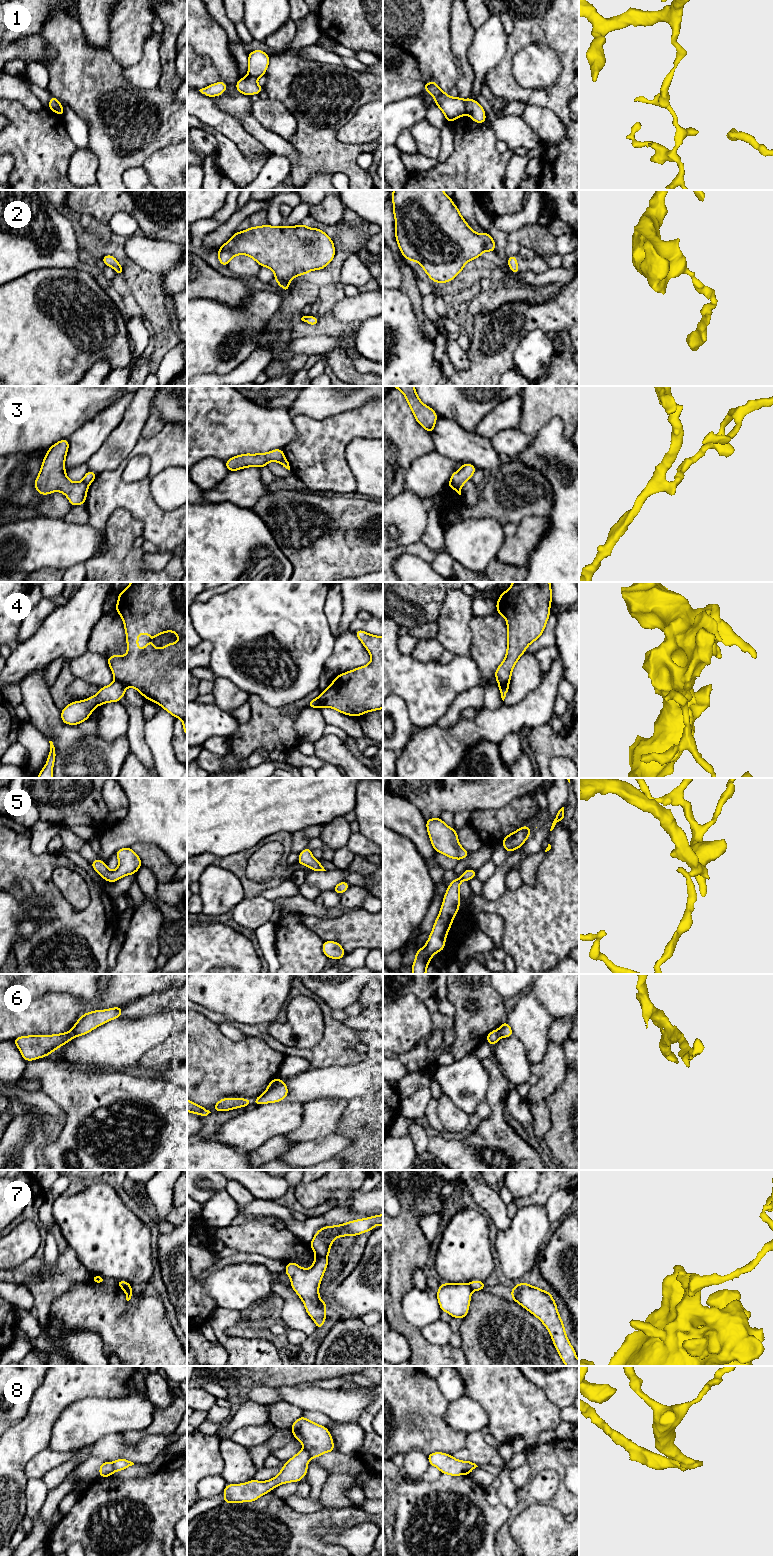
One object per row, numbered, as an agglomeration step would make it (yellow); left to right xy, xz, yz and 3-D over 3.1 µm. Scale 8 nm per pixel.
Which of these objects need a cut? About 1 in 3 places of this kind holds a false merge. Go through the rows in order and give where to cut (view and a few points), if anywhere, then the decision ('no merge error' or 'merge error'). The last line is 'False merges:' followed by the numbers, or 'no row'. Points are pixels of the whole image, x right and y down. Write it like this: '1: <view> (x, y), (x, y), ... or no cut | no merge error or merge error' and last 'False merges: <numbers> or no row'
1: yz (464, 100), (468, 113) | merge error
2: no cut | no merge error
3: yz (451, 479), (460, 490) | merge error
4: xy (115, 679), (125, 687) | merge error
5: no cut | no merge error
6: no cut | no merge error
7: xz (316, 1254), (326, 1257) | merge error
8: xz (304, 1448), (310, 1457) | merge error
False merges: 1, 3, 4, 7, 8

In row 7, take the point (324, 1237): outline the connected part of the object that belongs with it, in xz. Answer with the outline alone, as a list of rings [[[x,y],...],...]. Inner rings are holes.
[[[383,1214],[353,1220],[336,1226],[326,1226],[319,1229],[310,1243],[310,1247],[318,1256],[327,1257],[330,1247],[336,1237],[348,1235],[358,1236],[367,1231],[373,1231],[375,1225],[383,1226]]]

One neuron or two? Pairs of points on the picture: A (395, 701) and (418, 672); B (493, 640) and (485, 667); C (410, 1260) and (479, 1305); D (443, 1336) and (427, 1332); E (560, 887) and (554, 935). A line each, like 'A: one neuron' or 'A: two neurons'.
A: two neurons
B: one neuron
C: two neurons
D: one neuron
E: one neuron

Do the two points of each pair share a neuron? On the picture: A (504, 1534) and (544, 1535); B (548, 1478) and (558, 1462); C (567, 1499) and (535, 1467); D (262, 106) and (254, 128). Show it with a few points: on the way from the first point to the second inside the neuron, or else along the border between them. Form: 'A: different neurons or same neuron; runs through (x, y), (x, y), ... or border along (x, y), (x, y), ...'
A: different neurons; border along (520, 1512), (510, 1525), (510, 1536), (518, 1545)
B: different neurons; border along (531, 1477), (552, 1469), (559, 1478), (557, 1491)
C: same neuron; runs through (561, 1486), (561, 1472), (553, 1464), (548, 1464)
D: different neurons; border along (251, 103), (251, 114), (265, 128), (276, 134)

